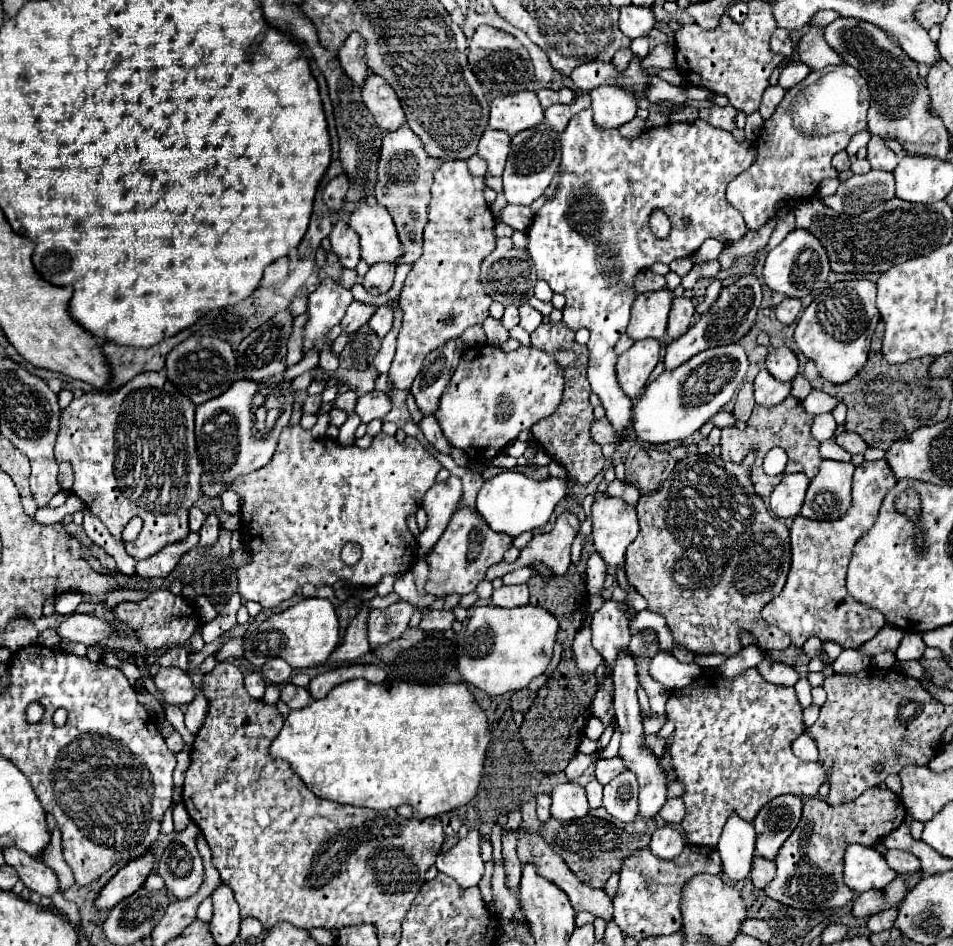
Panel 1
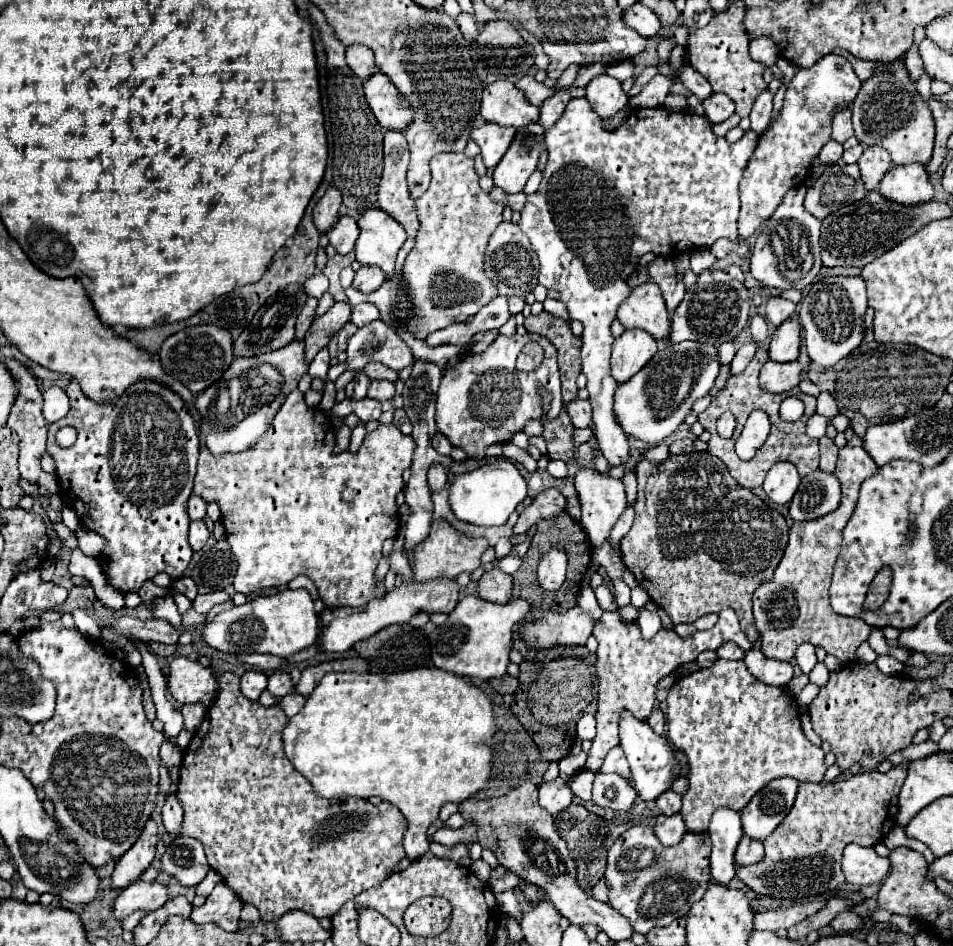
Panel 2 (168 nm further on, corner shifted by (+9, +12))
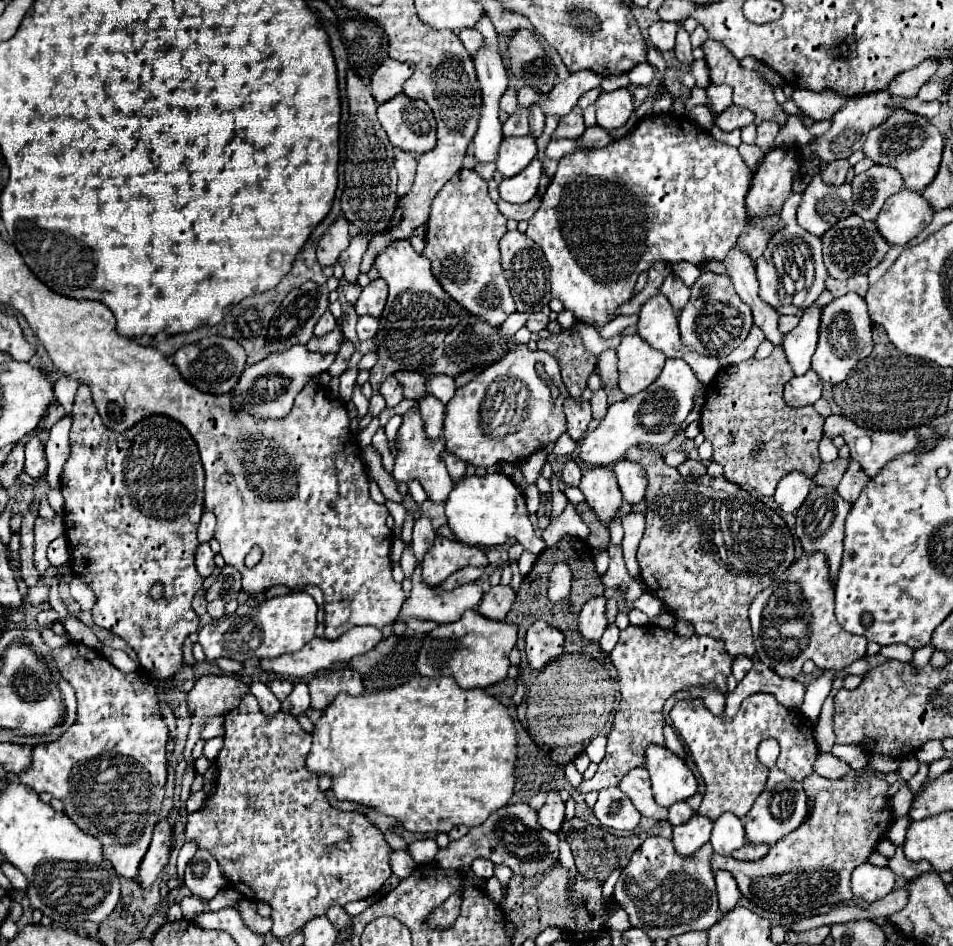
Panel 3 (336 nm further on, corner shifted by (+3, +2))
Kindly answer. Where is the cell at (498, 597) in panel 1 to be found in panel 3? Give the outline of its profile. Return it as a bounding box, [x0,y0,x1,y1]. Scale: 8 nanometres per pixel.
[479,585,515,621]

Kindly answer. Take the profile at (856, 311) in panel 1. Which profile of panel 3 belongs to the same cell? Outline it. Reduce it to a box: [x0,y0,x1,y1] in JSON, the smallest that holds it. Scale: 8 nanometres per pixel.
[813,293,871,383]

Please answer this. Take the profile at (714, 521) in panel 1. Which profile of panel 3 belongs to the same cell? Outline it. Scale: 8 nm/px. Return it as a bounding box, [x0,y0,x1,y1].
[625,447,795,657]

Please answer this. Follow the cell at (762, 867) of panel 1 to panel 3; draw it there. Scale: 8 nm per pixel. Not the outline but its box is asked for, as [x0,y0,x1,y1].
[733,843,769,861]

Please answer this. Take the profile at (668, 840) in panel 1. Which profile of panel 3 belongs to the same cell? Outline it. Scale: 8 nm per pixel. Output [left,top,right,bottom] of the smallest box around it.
[671,815,713,857]

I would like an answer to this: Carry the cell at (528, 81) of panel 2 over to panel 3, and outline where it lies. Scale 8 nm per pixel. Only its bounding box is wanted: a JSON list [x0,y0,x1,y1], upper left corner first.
[503,107,529,135]

